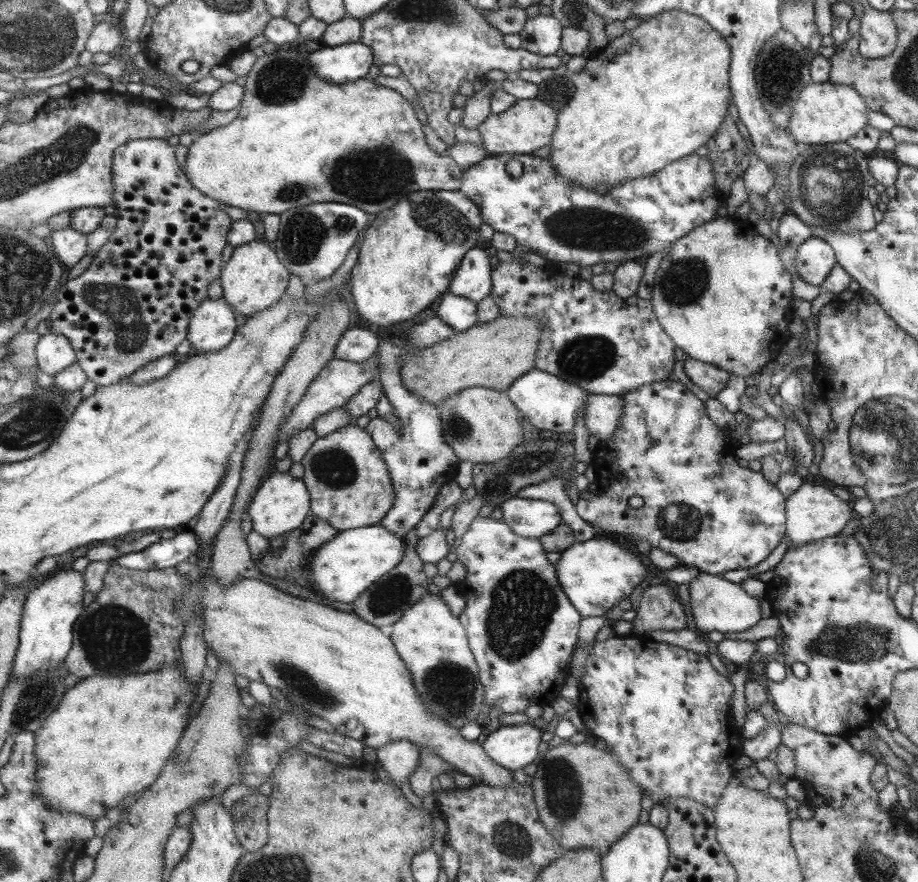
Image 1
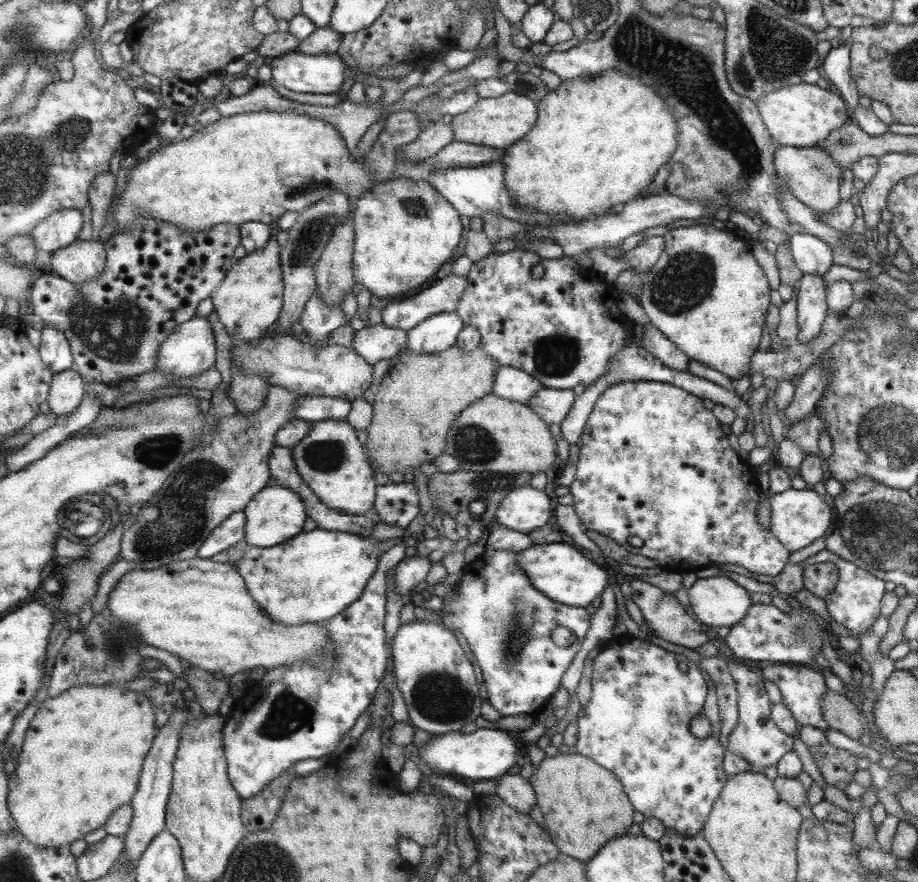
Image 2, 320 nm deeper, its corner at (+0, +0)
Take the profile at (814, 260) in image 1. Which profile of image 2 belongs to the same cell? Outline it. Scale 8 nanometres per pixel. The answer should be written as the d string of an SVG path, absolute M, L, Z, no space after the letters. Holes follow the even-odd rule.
M794 231L790 253L797 268L805 274L821 275L831 266L831 246L807 232Z

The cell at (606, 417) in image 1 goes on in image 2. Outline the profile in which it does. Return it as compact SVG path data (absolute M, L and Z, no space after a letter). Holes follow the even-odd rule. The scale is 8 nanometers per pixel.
M541 387L524 404L534 410L547 424L561 423L569 414L574 402L571 389L557 390L554 388Z

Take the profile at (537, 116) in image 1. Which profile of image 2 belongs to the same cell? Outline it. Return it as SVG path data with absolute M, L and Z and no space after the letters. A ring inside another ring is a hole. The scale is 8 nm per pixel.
M505 91L505 94L497 98L481 98L463 114L457 114L451 118L451 131L453 141L487 148L505 150L511 144L517 143L529 132L538 120L538 108L529 97L518 93Z

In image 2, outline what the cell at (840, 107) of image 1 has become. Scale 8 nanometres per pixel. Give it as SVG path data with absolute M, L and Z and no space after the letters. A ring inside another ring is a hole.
M793 84L771 91L754 104L761 114L767 133L780 147L813 147L847 122L843 100L837 94L831 94L831 91L822 90L813 84Z

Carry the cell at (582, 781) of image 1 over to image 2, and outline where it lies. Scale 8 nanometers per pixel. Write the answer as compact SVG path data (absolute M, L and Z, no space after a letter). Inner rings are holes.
M568 752L545 756L527 780L535 790L536 806L543 815L547 834L560 853L575 860L589 860L605 842L623 837L625 830L633 824L633 807L622 783L590 757Z

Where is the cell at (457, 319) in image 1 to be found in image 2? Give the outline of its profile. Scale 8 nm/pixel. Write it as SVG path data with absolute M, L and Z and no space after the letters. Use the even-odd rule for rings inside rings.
M455 311L435 314L406 331L407 349L426 354L447 351L455 346L463 327L462 319Z

